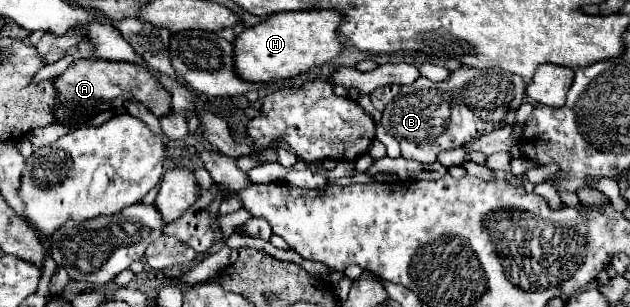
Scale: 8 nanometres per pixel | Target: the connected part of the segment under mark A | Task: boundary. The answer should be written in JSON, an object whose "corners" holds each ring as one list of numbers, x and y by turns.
{"corners":[[78,59,70,65,58,79,54,79,56,103,54,103,54,123,78,129,90,123,102,111,114,111,128,101,138,101,146,105,156,117,170,113,170,93,158,85,148,69,132,63,108,63,96,59]]}

